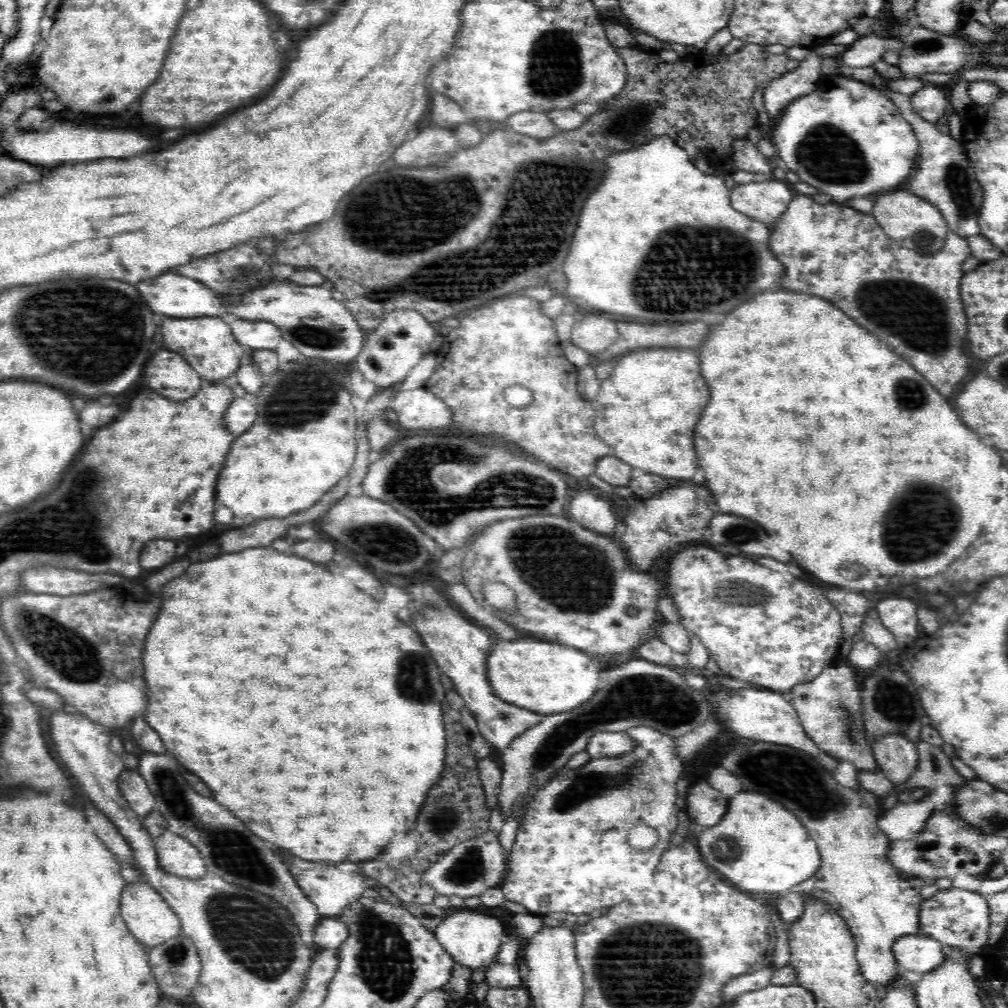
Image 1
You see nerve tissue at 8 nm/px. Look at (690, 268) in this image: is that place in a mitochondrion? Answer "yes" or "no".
yes

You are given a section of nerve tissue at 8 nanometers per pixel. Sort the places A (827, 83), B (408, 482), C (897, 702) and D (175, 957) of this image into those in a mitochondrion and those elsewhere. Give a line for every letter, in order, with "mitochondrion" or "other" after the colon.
A: other
B: mitochondrion
C: mitochondrion
D: mitochondrion

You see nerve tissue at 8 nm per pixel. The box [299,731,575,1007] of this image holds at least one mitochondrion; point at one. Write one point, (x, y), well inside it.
(385, 962)

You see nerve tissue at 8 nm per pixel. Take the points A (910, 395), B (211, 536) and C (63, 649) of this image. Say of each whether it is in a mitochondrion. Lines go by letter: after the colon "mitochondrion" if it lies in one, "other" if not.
A: mitochondrion
B: other
C: mitochondrion

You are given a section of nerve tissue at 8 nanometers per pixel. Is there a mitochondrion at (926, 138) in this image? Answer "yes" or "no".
no

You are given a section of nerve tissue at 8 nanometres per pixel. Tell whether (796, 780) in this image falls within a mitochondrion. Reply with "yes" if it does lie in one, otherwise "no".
yes

